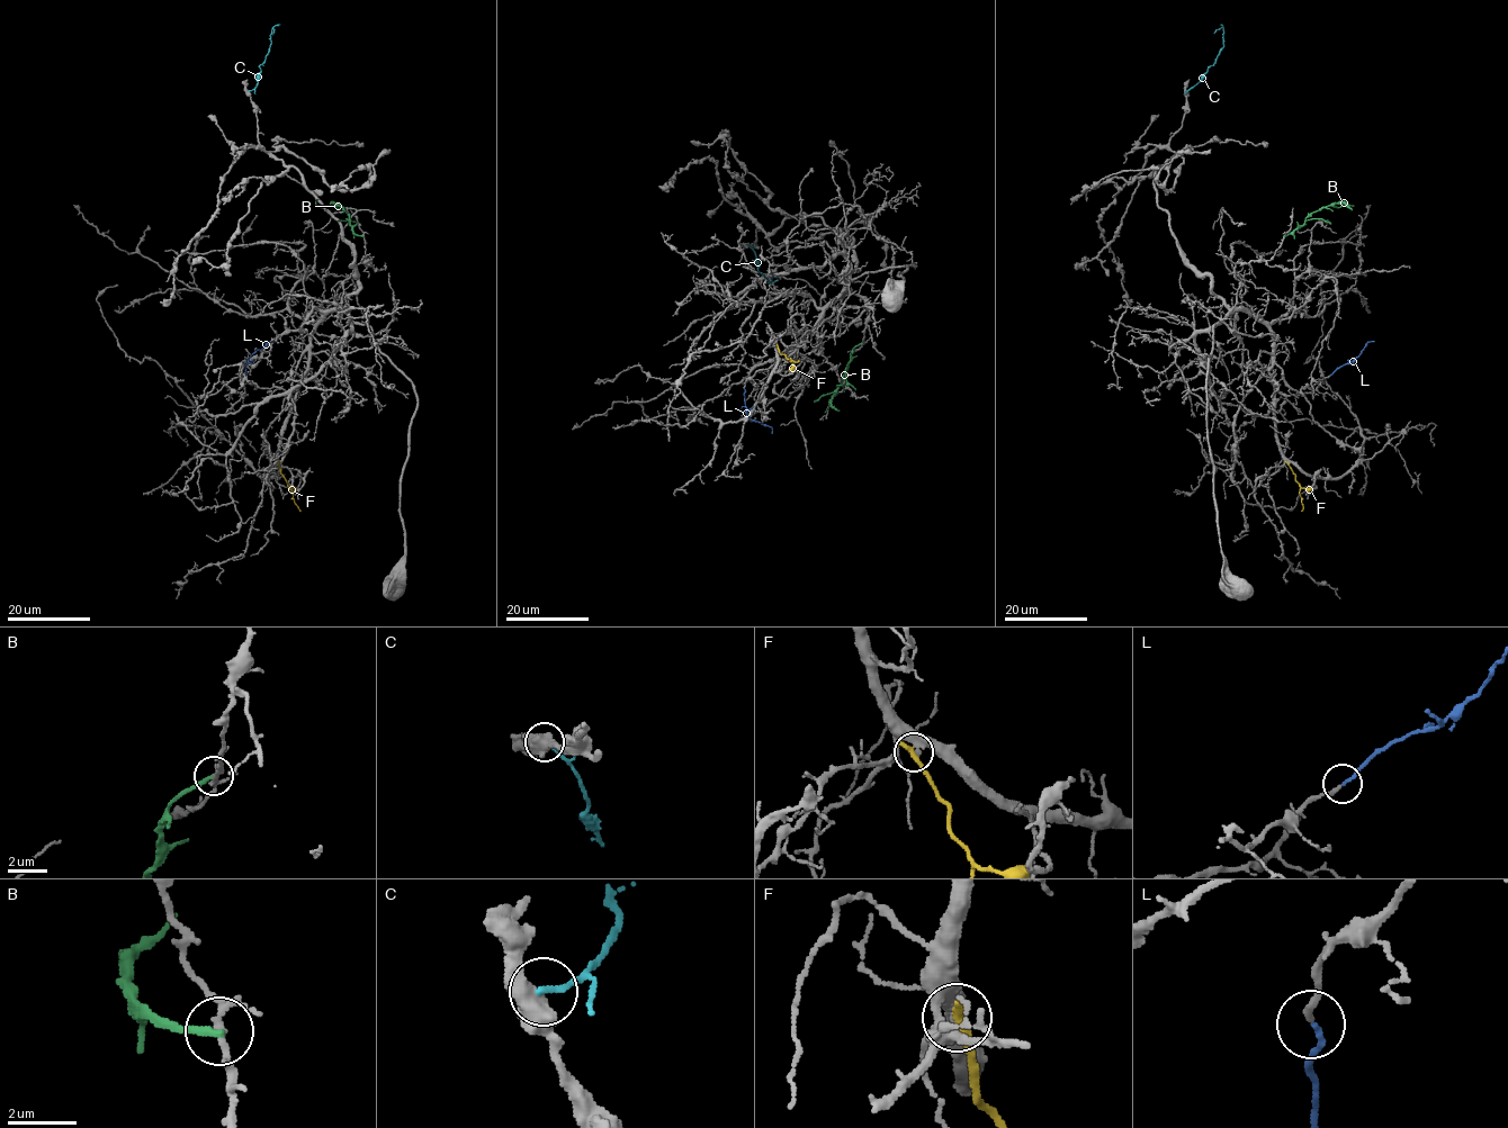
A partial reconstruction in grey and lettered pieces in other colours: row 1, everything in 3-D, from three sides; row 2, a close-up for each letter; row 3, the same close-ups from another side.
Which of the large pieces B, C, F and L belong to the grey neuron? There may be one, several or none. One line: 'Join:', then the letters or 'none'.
Join: L

